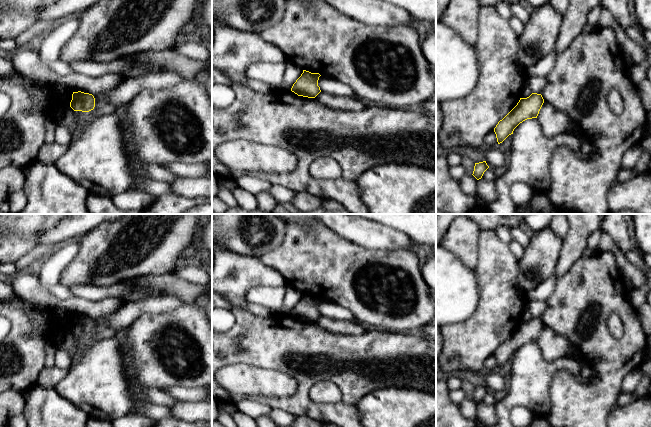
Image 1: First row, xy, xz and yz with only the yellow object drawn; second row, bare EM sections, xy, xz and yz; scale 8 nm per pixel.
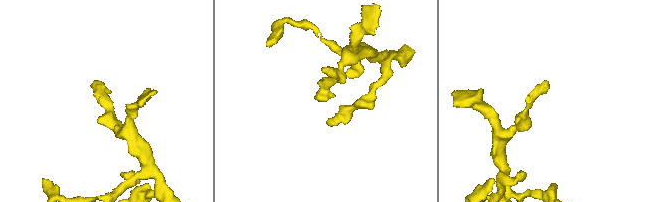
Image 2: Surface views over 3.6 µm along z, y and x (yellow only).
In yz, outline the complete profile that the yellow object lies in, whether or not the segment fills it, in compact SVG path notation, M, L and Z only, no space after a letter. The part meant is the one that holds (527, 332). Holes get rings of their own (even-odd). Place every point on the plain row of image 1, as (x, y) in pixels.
M532 317L527 322L520 322L517 329L494 352L498 368L513 358L520 347L527 343L537 342L543 327L542 319L537 317Z

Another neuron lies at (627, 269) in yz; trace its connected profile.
M602 231L601 234L599 251L608 251L613 254L618 270L623 277L628 278L633 283L635 289L640 288L647 282L647 278L643 271L626 259L612 237L605 231Z

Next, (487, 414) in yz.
M483 402L477 404L477 417L483 422L485 427L493 427L498 422L495 406L487 406Z

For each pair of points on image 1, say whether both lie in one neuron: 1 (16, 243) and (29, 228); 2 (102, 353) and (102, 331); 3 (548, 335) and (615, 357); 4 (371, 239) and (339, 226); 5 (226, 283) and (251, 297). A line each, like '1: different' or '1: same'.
1: same
2: different
3: different
4: same
5: different

